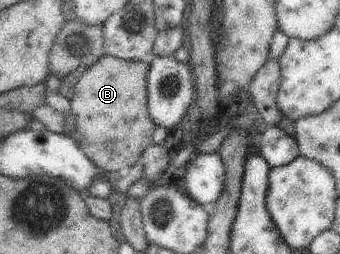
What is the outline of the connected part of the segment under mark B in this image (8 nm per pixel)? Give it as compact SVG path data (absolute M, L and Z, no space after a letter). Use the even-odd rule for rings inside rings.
M105 54L82 74L74 86L70 108L65 113L66 133L79 144L83 153L105 171L121 171L131 167L140 159L140 155L152 144L156 123L148 114L148 71L149 60L122 60Z

